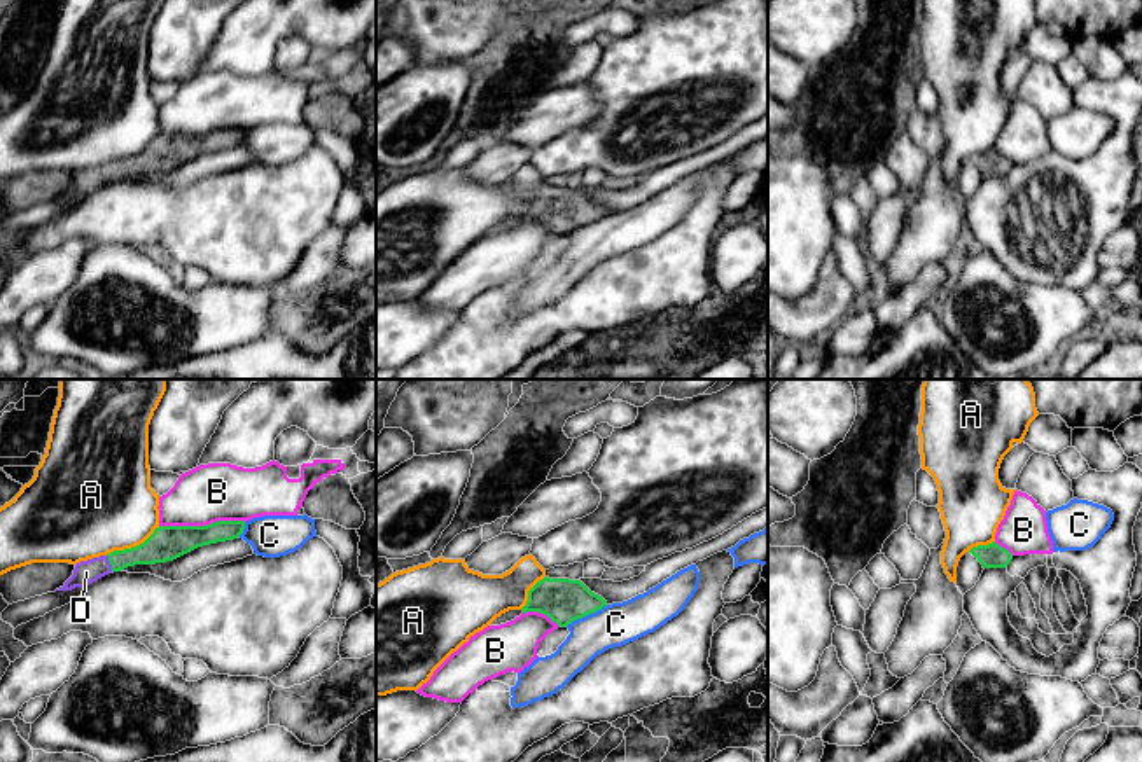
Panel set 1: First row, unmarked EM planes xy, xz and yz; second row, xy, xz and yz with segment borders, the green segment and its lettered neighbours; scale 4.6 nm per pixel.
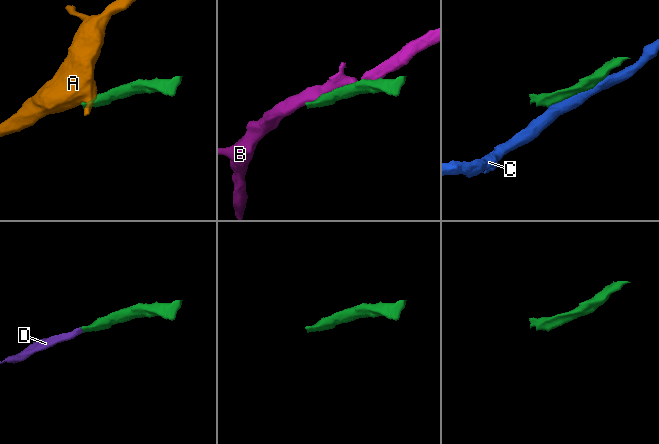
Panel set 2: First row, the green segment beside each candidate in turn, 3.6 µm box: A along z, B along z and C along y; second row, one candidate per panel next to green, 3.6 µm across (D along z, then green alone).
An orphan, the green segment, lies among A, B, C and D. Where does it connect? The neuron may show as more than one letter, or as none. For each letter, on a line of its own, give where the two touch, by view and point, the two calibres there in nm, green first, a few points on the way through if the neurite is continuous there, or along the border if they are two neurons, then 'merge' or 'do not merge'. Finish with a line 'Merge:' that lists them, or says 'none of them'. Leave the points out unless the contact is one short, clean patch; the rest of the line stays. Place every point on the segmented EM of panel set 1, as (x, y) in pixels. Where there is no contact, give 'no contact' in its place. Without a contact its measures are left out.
A: meets green in xy at (132, 547); 160 nm thick on the green side, 460 nm on the other; border along xy (160, 526), (142, 542), (105, 554); do not merge
B: meets green in xy at (201, 526); 160 nm thick on the green side, 280 nm on the other; do not merge
C: meets green in xz at (586, 614); 200 nm thick on the green side, 200 nm on the other; do not merge
D: meets green in xy at (111, 563); 150 nm thick on the green side, 110 nm on the other; runs through xy (161, 546), (111, 563), (86, 572); merge
Merge: D

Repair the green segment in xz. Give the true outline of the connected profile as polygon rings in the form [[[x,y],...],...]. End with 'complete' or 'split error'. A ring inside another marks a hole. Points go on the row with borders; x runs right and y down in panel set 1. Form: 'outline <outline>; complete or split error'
outline [[[544,577],[528,591],[528,601],[521,608],[547,615],[560,627],[607,606],[607,601],[591,592],[581,580]]]; complete

